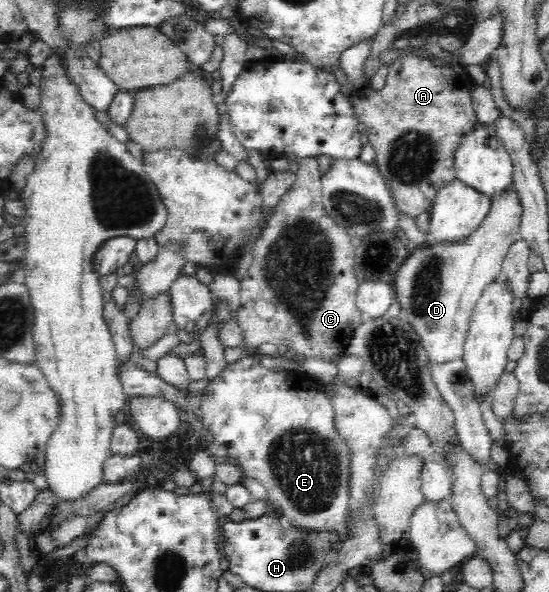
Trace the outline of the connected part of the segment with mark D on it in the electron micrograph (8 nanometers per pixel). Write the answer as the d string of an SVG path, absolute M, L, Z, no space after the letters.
M511 188L505 196L492 200L491 210L485 217L484 223L467 240L460 243L431 242L422 248L413 248L406 261L401 264L393 283L396 300L401 305L401 317L417 331L423 348L434 362L461 359L473 309L485 288L502 278L502 263L508 254L509 247L521 238L519 230L521 212L519 198Z

